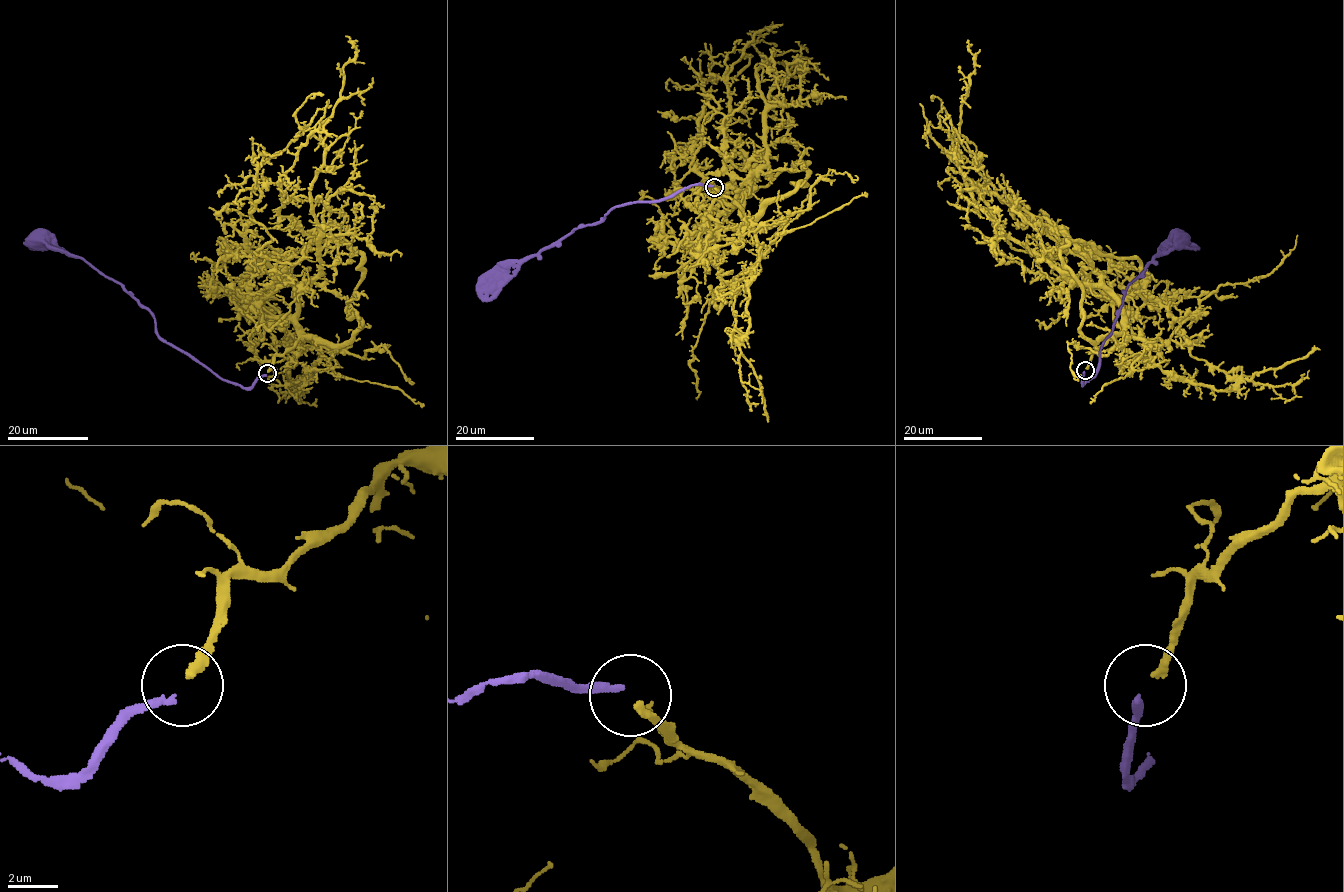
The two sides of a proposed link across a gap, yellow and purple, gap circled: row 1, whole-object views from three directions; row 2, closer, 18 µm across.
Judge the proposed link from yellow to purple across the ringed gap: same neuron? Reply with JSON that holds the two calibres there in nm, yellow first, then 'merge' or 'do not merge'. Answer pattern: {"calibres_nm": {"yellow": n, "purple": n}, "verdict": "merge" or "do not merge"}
{"calibres_nm": {"yellow": 340, "purple": 260}, "verdict": "merge"}

